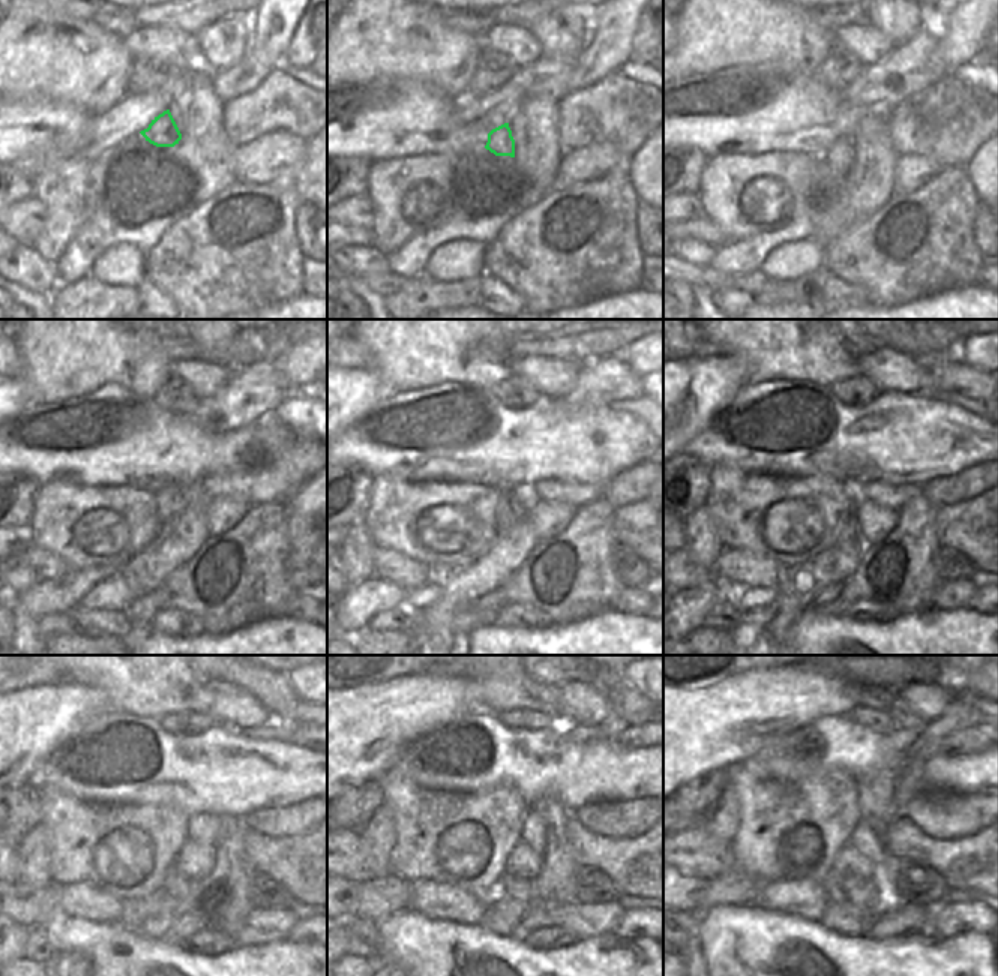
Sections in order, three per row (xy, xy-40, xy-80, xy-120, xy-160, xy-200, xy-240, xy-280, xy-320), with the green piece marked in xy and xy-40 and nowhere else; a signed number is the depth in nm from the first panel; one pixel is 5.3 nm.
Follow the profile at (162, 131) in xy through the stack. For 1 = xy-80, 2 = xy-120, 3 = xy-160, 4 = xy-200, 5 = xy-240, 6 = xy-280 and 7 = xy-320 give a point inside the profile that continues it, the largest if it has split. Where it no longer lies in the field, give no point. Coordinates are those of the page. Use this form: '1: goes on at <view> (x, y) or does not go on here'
1: goes on at xy-80 (839, 159)
2: goes on at xy-120 (170, 499)
3: goes on at xy-160 (511, 508)
4: goes on at xy-200 (850, 532)
5: goes on at xy-240 (176, 885)
6: goes on at xy-280 (518, 889)
7: goes on at xy-320 (860, 892)

